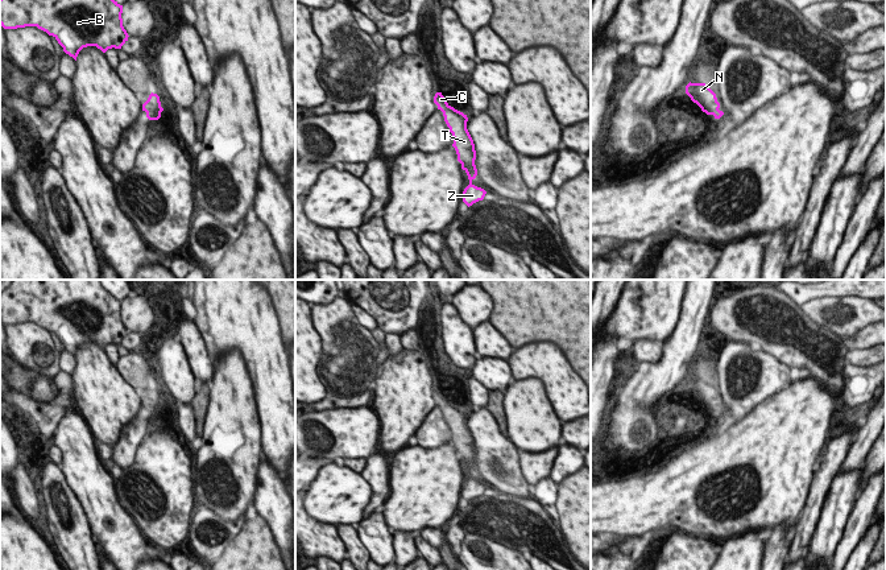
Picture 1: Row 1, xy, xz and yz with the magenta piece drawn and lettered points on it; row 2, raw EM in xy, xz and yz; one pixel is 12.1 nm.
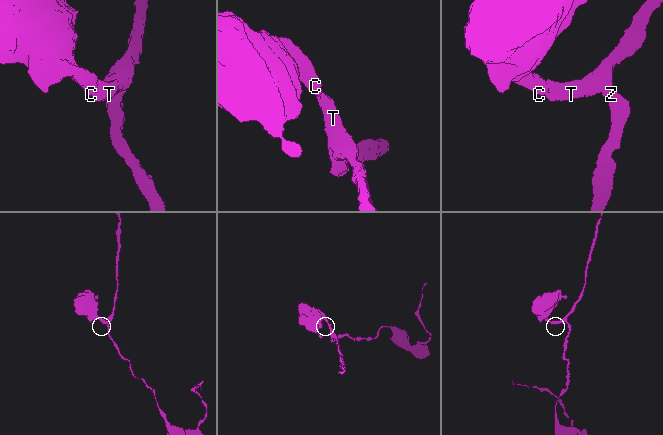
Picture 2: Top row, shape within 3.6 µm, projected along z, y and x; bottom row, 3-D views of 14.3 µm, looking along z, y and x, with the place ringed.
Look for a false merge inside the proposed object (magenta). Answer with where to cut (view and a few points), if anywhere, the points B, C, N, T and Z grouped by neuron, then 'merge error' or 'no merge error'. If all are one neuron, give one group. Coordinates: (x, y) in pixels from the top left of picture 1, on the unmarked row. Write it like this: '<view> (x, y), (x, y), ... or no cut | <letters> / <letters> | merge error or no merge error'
no cut | B C N T Z | no merge error

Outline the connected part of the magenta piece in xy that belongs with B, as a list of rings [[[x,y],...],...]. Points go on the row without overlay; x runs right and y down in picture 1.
[[[13,280],[0,294],[0,321],[4,325],[37,322],[53,331],[75,356],[87,342],[96,342],[103,348],[121,344],[129,332],[121,309],[123,301],[108,292],[102,280]]]

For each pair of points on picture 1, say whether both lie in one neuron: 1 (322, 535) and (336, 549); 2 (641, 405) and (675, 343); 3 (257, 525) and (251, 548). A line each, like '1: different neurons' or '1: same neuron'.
1: same neuron
2: same neuron
3: same neuron

